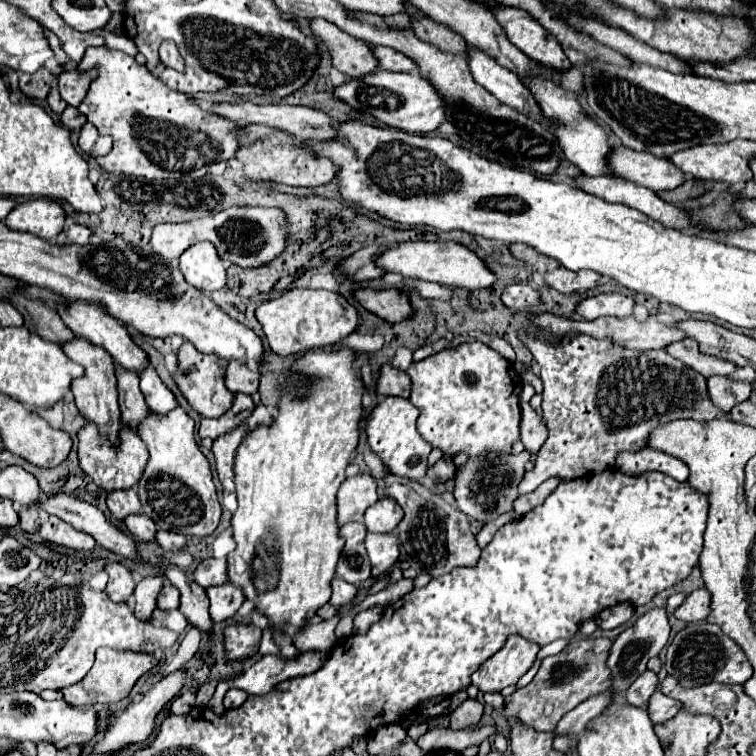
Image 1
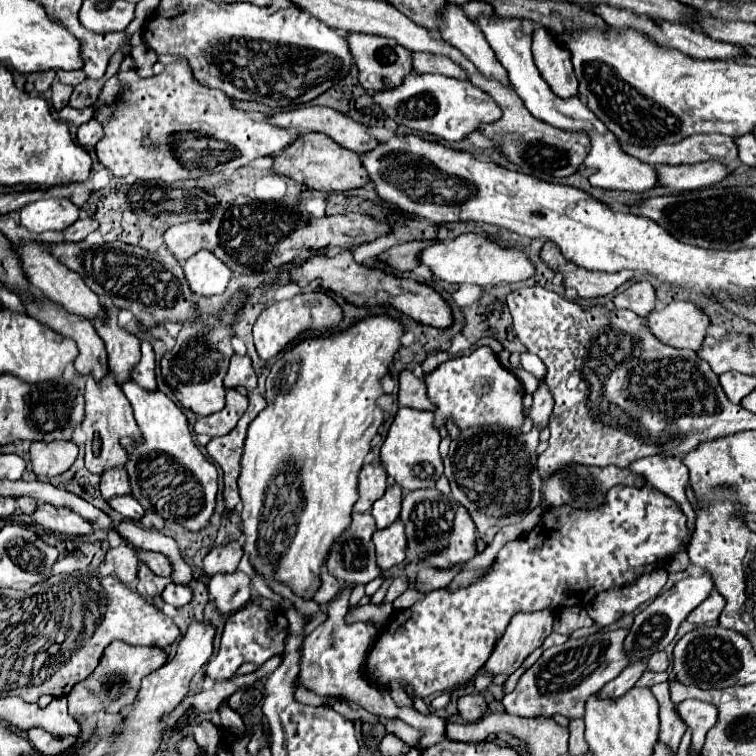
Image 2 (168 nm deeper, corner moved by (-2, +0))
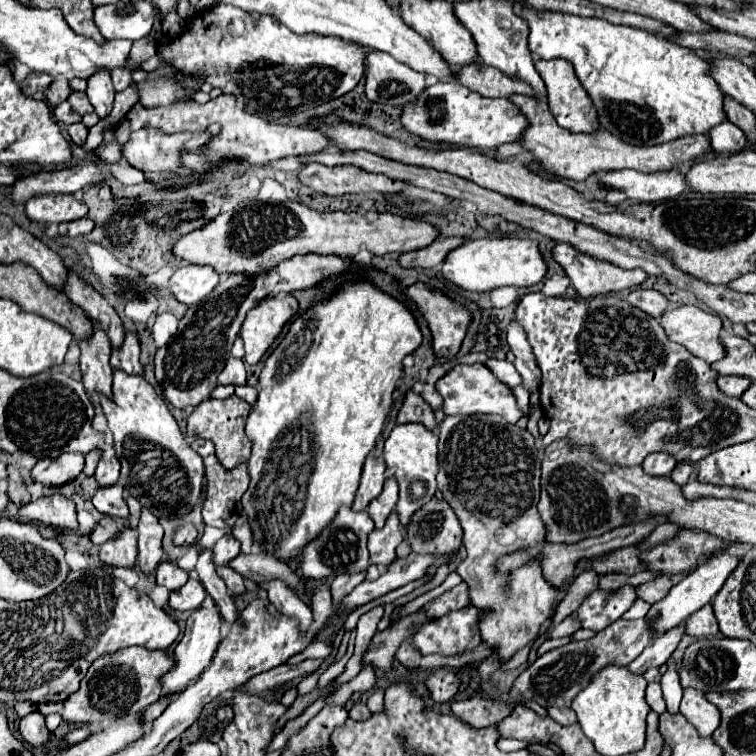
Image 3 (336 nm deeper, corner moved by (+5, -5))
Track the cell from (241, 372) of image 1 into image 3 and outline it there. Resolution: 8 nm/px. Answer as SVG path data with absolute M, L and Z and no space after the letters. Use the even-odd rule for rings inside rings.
M229 358L223 372L219 374L219 384L233 384L233 386L245 386L245 366L239 358Z

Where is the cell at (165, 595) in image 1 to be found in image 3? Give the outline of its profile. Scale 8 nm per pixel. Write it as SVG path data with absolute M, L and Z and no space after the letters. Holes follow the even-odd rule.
M193 576L185 586L171 592L169 606L173 610L195 610L195 608L199 608L203 604L205 598L207 598L207 590L201 586L199 578Z

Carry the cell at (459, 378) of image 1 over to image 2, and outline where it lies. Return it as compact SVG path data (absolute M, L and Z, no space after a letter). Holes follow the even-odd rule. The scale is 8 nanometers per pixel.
M478 347L470 355L448 359L434 371L426 373L424 383L428 387L428 397L434 405L432 413L436 429L446 425L450 419L460 429L502 425L516 431L524 423L524 387L518 377L498 361L498 355L490 347Z

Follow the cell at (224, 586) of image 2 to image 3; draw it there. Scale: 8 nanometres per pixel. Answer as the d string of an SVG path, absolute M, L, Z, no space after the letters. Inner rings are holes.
M219 566L217 572L221 574L221 578L225 578L225 584L231 586L231 592L233 592L233 594L243 594L243 592L245 592L243 576L237 574L233 568L229 568L229 566Z

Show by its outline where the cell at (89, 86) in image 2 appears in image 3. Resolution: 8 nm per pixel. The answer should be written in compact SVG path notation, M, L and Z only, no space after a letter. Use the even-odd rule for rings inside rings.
M73 92L73 94L67 98L67 102L69 102L69 104L73 106L73 110L77 110L81 116L93 112L93 106L91 106L91 102L87 100L87 94L85 94L85 92Z

